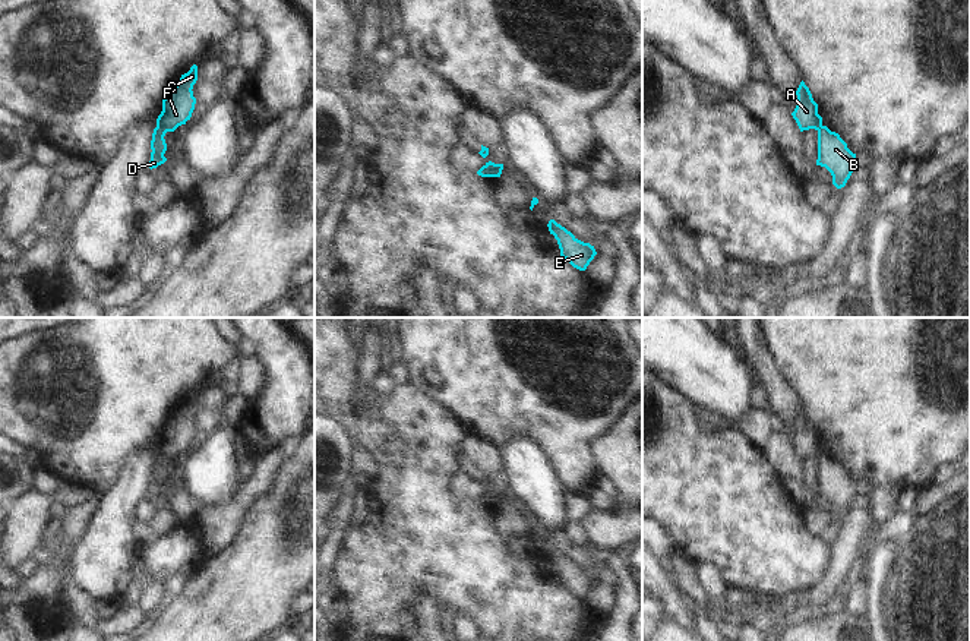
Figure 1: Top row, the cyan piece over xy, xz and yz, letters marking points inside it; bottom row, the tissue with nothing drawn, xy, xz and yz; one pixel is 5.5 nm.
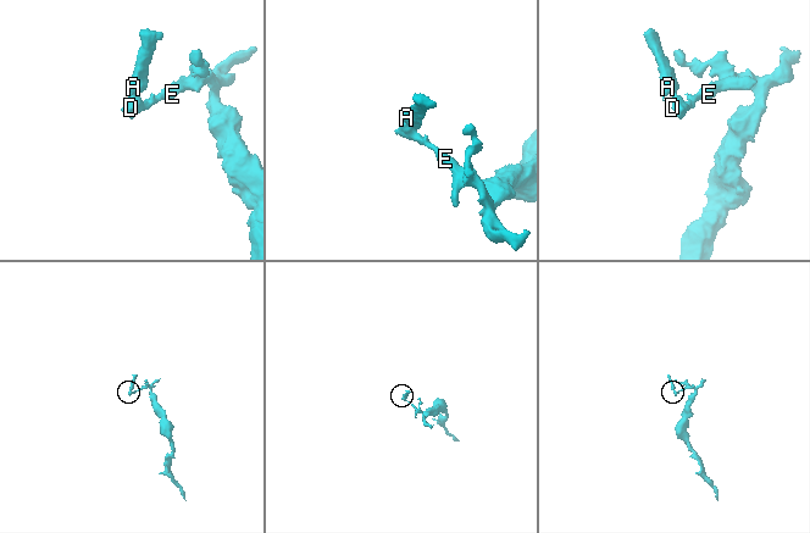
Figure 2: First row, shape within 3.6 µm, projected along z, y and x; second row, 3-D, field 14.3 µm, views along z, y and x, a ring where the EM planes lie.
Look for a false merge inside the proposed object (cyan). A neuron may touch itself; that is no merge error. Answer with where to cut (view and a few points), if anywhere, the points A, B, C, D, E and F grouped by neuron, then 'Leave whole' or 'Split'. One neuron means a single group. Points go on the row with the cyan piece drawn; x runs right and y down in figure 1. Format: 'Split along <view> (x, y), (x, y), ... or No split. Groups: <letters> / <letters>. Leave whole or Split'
Split along xy (157, 126), (166, 132). Groups: A C F / B D E. Split

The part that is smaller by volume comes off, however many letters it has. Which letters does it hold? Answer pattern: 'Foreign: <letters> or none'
Foreign: A, C, F

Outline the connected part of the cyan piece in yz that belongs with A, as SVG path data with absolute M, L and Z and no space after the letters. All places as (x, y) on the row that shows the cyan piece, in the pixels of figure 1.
M802 80L797 91L797 105L792 113L796 120L800 132L815 129L818 130L822 126L822 117L818 114L818 104L813 101L809 88Z

